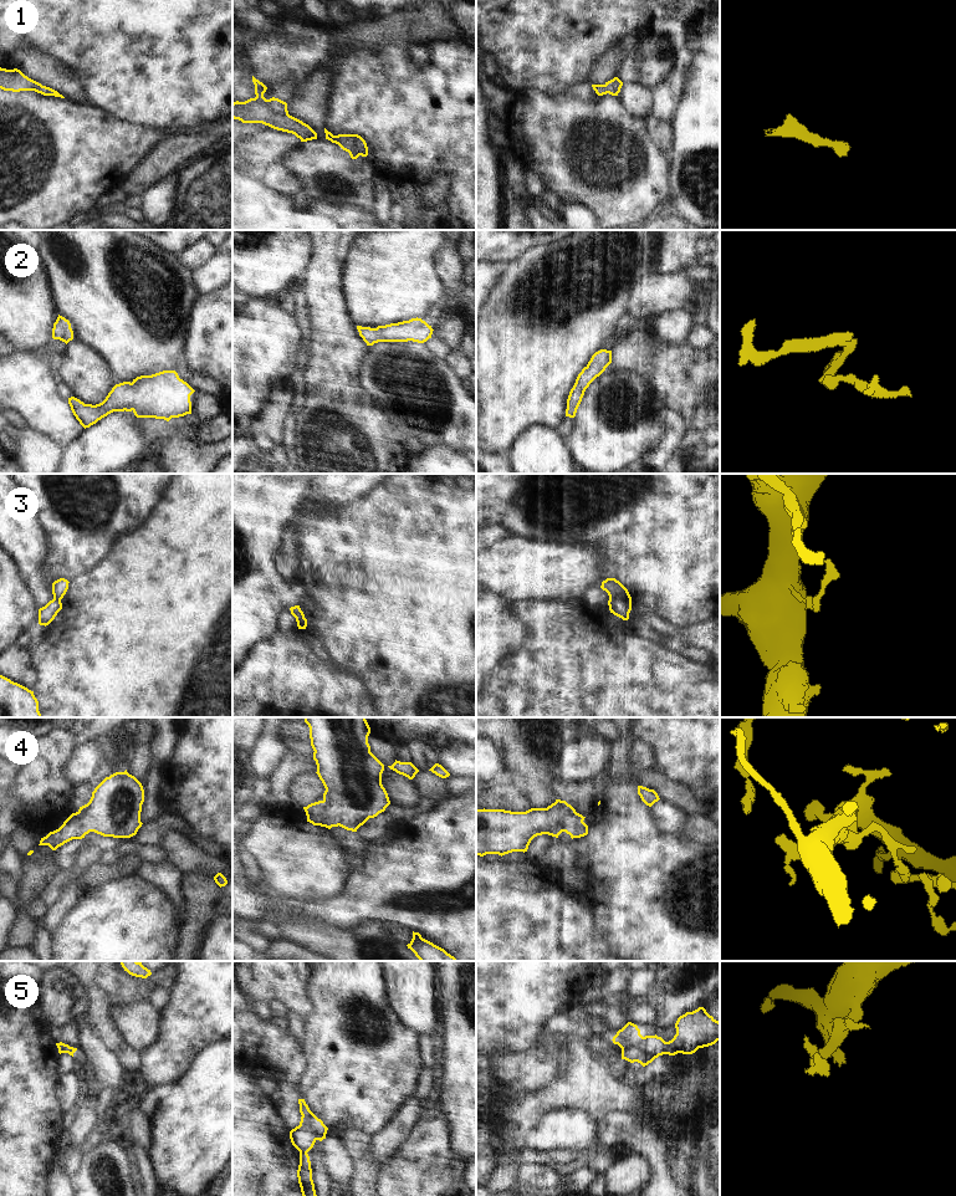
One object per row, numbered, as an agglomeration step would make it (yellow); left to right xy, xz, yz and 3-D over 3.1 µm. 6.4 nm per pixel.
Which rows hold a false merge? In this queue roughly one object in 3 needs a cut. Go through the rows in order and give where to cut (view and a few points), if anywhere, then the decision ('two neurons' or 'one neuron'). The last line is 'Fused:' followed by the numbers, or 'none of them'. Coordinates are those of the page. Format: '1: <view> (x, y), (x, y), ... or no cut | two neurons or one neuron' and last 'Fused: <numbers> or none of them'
1: no cut | one neuron
2: no cut | one neuron
3: yz (609, 597), (630, 601) | two neurons
4: no cut | one neuron
5: yz (665, 1042), (666, 1053) | two neurons
Fused: 3, 5

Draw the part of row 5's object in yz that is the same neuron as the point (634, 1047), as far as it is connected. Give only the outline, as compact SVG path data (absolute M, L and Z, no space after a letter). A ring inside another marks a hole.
M632 1022L619 1029L612 1041L622 1048L622 1059L638 1062L643 1067L666 1054L666 1042L661 1037L656 1034L643 1037L638 1026Z

